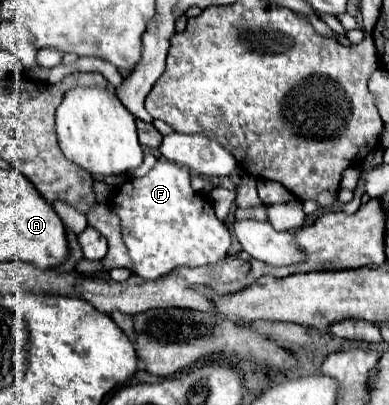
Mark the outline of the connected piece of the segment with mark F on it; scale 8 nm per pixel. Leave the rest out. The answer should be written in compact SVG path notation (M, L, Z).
M160 159L144 177L128 179L112 197L110 209L120 219L122 227L122 241L128 247L132 259L132 273L142 279L158 279L180 265L200 267L220 261L230 247L230 233L224 223L220 223L214 215L212 203L198 195L192 185L192 175L186 167L180 167L172 161Z

